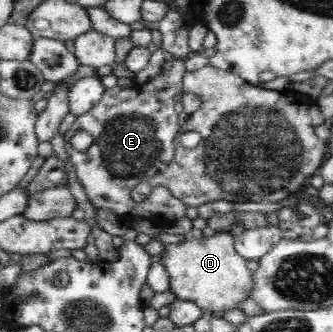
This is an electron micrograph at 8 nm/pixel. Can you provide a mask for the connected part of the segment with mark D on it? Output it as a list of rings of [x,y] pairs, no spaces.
[[[228,230],[199,239],[187,235],[179,243],[167,244],[160,256],[169,273],[170,291],[181,300],[194,302],[203,311],[219,316],[227,310],[237,310],[253,292],[253,271],[247,266],[247,259],[237,253],[235,236]]]

